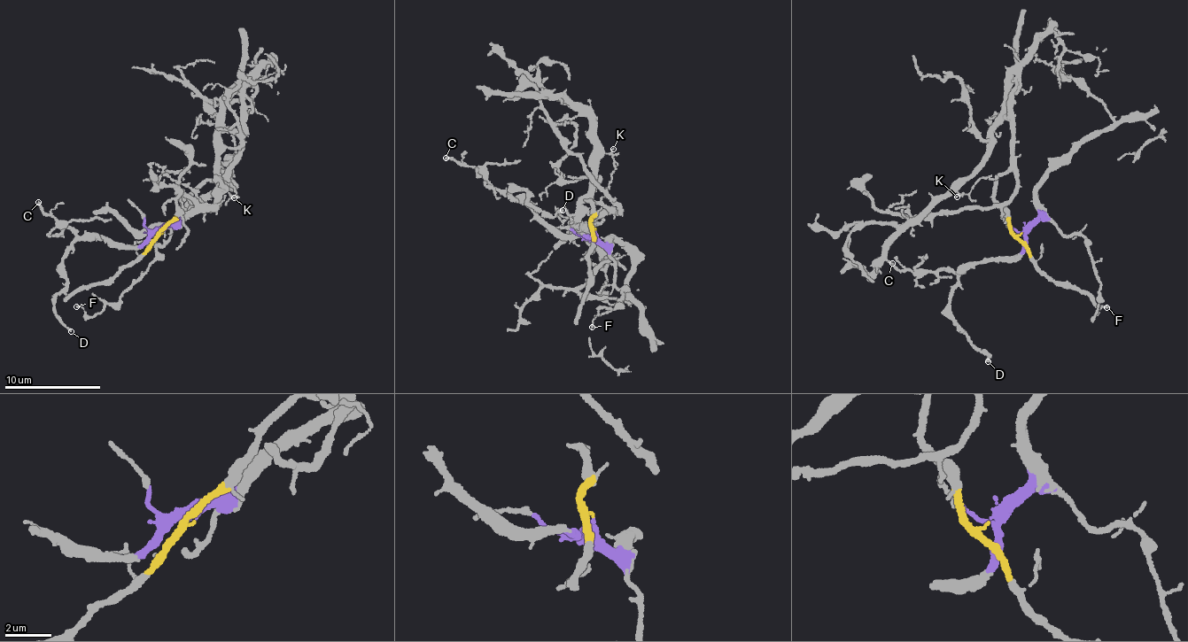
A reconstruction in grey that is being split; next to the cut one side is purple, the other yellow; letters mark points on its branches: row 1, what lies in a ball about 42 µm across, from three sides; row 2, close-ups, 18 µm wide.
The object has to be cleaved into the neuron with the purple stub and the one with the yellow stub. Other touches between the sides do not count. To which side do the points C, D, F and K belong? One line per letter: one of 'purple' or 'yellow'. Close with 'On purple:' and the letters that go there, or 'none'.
C: purple
D: purple
F: purple
K: yellow
On purple: C, D, F

